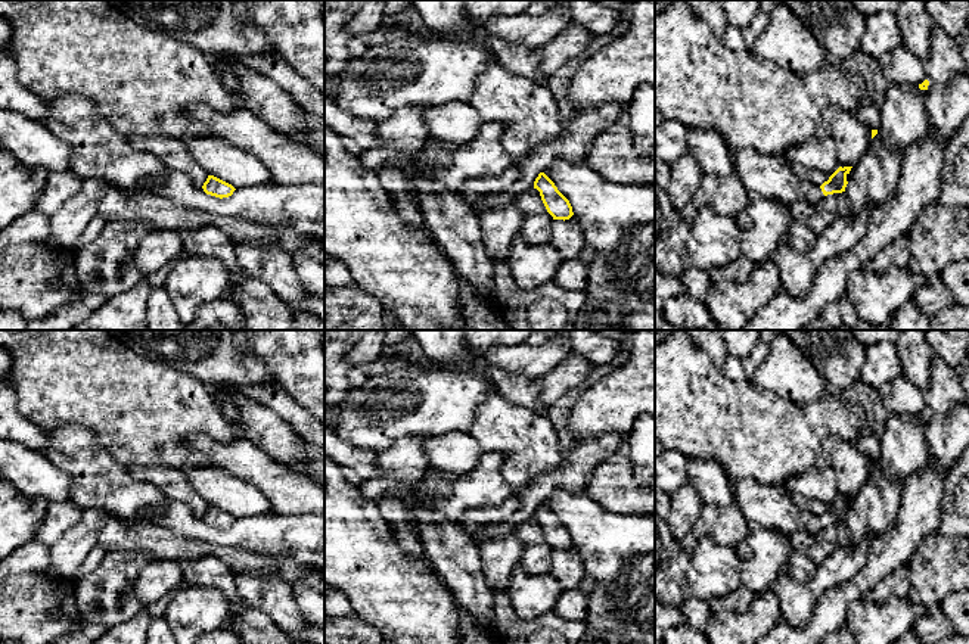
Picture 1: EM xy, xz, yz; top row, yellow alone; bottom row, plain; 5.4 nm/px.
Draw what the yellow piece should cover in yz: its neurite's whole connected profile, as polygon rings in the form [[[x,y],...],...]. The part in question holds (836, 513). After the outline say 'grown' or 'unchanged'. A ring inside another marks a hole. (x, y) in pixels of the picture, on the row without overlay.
[[[746,479],[733,483],[733,503],[752,525],[776,529],[786,536],[805,529],[817,535],[824,526],[845,522],[852,497],[839,497],[822,516],[795,504],[786,485],[763,485]]] | grown

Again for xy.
[[[208,505],[202,519],[206,525],[211,525],[211,526],[215,526],[220,529],[232,526],[233,522],[236,520],[232,514],[229,514],[214,505]]] | unchanged

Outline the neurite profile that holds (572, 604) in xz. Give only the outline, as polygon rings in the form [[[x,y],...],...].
[[[584,579],[572,589],[563,591],[556,601],[555,615],[571,622],[584,622],[593,579]]]

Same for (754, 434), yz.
[[[683,330],[665,336],[655,348],[655,439],[687,458],[718,463],[733,483],[751,479],[786,485],[807,469],[830,464],[823,449],[826,438],[852,442],[860,430],[860,420],[836,391],[829,389],[814,402],[795,404],[748,379],[727,379]]]

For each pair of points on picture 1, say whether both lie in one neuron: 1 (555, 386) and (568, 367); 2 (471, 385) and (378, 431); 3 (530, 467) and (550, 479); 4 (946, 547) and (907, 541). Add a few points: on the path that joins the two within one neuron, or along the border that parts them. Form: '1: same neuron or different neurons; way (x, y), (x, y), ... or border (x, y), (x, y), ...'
1: same neuron; way (558, 382), (568, 372)
2: same neuron; way (447, 401), (406, 403), (401, 407)
3: different neurons; border (562, 456), (553, 467), (543, 472), (534, 481)
4: different neurons; border (940, 529), (929, 534), (919, 544), (906, 565)

